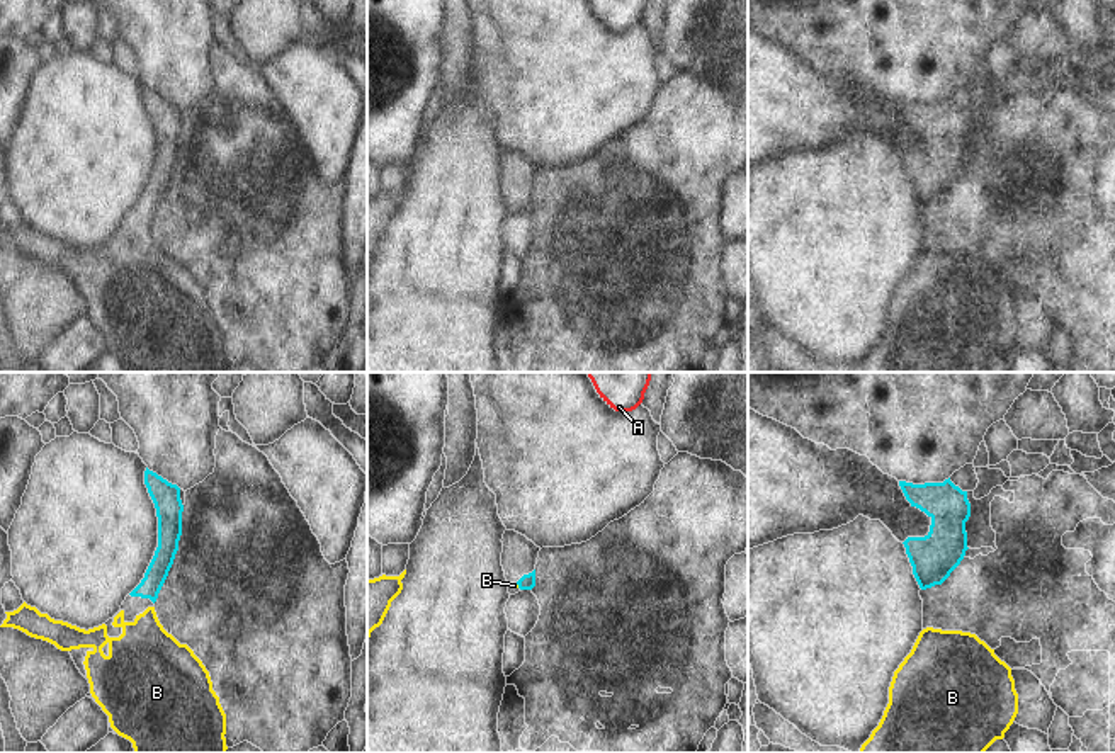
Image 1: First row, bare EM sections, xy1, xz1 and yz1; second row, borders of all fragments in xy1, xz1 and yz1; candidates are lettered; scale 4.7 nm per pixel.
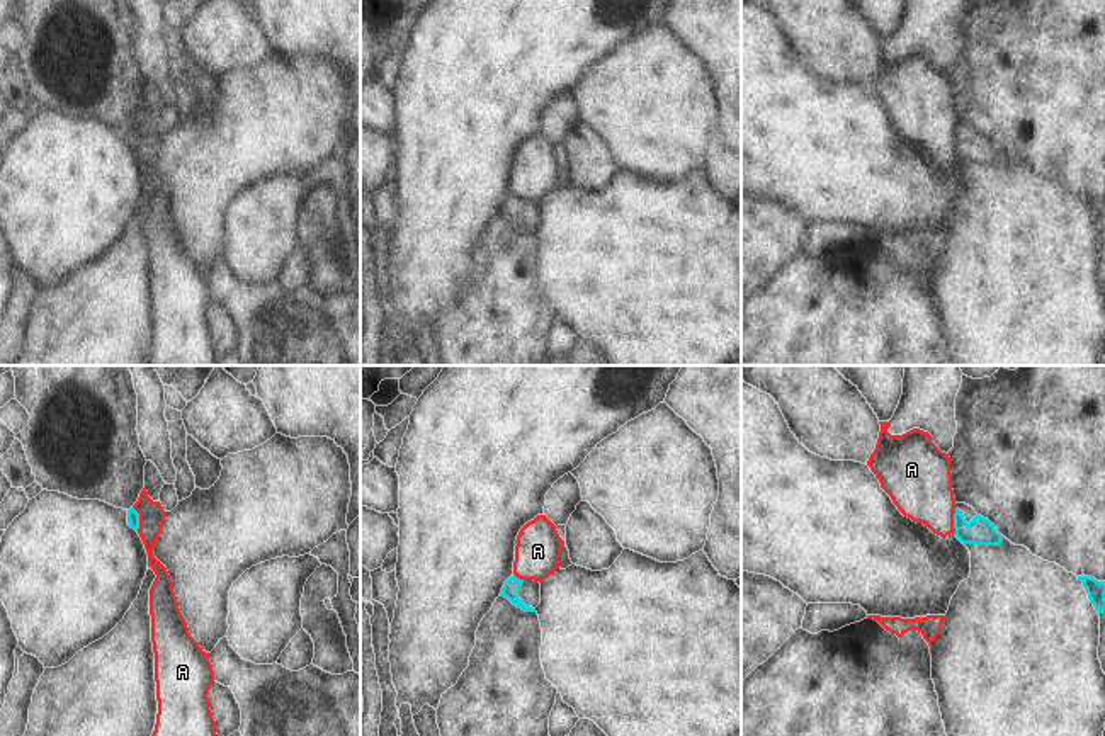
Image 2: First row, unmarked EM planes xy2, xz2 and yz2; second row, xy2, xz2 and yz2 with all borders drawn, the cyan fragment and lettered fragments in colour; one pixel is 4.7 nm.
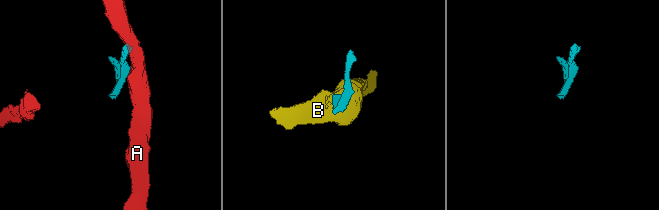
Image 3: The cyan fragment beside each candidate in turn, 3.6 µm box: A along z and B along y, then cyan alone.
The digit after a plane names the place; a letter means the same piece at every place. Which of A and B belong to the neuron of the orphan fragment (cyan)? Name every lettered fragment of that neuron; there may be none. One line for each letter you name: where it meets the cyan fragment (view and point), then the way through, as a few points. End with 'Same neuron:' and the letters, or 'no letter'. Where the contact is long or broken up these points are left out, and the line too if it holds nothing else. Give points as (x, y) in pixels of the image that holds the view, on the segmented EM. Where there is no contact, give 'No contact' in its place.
B: Touches cyan at xz1 (517, 583). Path across: xz1 (527, 582), (517, 583), (514, 585)
Same neuron: B

